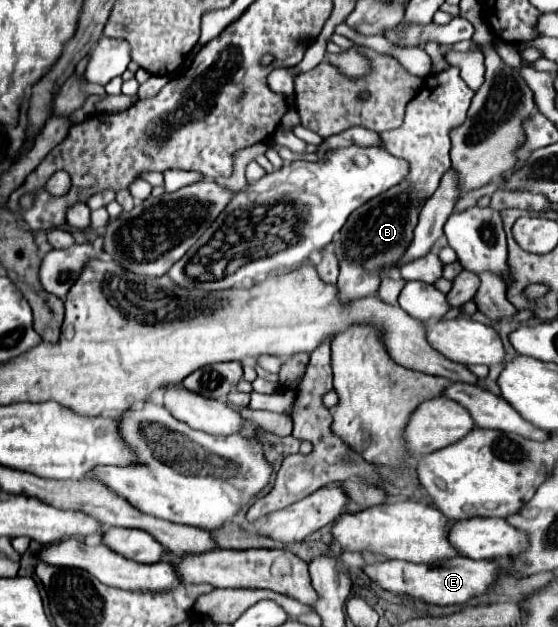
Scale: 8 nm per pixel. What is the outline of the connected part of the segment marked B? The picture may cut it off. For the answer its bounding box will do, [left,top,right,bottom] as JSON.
[333,66,475,304]

